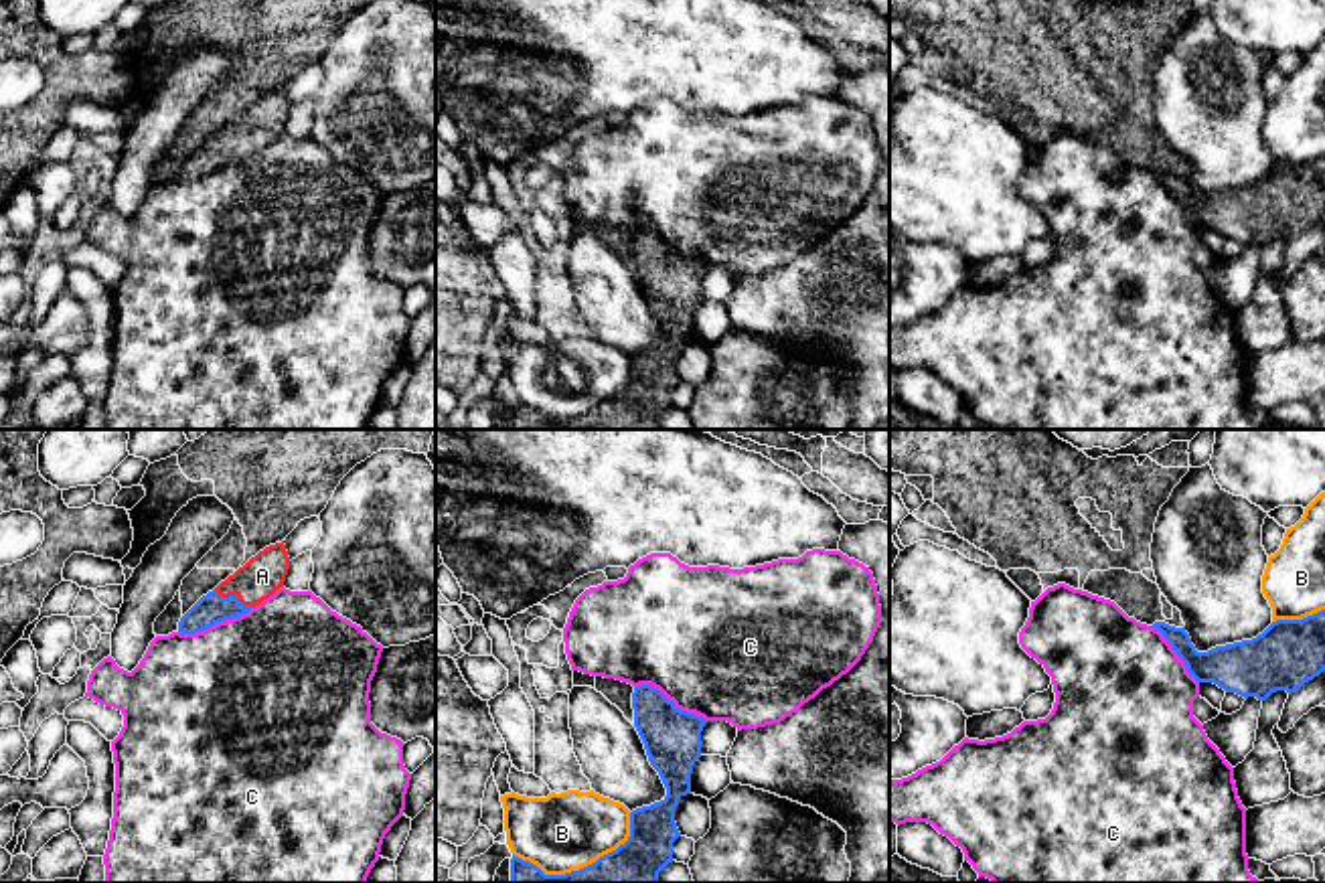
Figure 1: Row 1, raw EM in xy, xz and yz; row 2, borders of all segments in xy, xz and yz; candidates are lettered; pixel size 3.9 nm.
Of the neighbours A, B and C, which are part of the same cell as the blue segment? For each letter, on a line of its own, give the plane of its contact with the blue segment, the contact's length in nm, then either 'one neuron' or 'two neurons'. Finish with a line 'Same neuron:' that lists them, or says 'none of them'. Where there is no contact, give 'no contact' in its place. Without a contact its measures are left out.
A: xy | 170 nm | one neuron
B: yz | 220 nm | two neurons
C: xz | 320 nm | two neurons
Same neuron: A

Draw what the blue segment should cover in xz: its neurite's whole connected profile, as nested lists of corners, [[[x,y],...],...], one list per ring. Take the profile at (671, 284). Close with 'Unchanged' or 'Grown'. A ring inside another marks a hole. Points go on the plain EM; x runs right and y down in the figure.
[[[640,231],[632,239],[634,273],[644,290],[650,312],[658,318],[667,342],[660,348],[630,358],[630,383],[596,409],[565,421],[545,421],[537,411],[513,401],[511,429],[658,429],[658,419],[673,409],[673,389],[681,383],[675,356],[679,344],[691,340],[691,320],[701,304],[705,265],[675,253],[658,235]]]. Unchanged

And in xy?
[[[284,87],[265,93],[233,122],[203,142],[178,168],[180,180],[197,180],[239,164],[284,134],[290,103]]]. Grown

